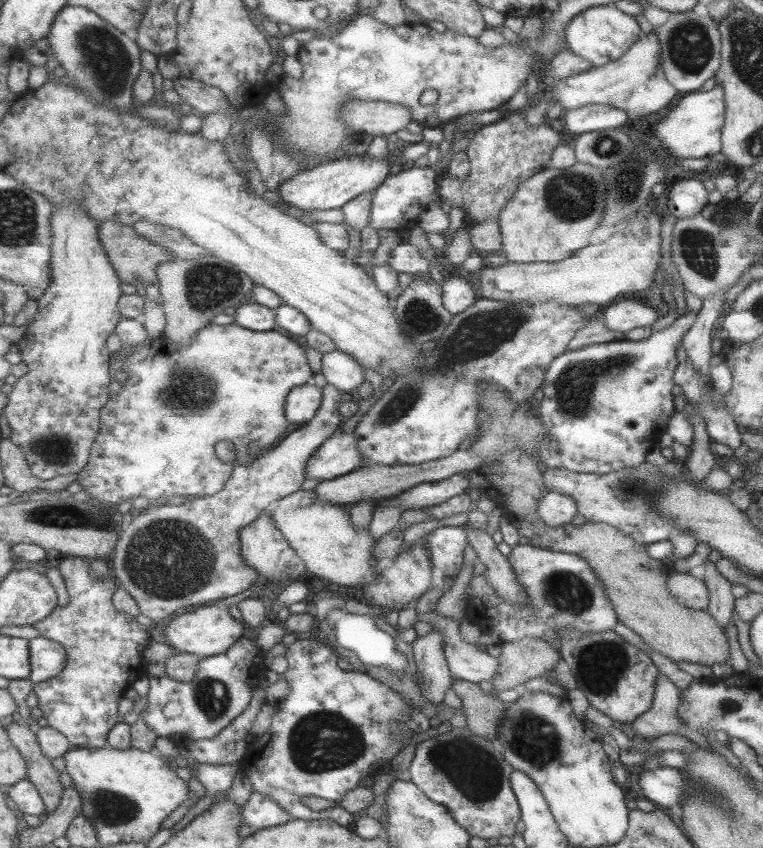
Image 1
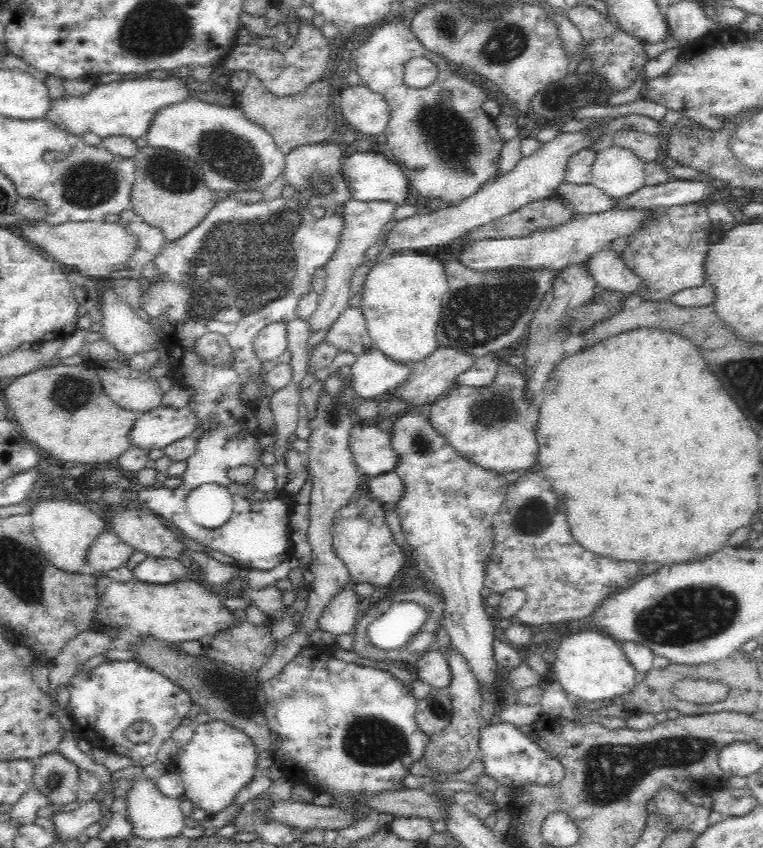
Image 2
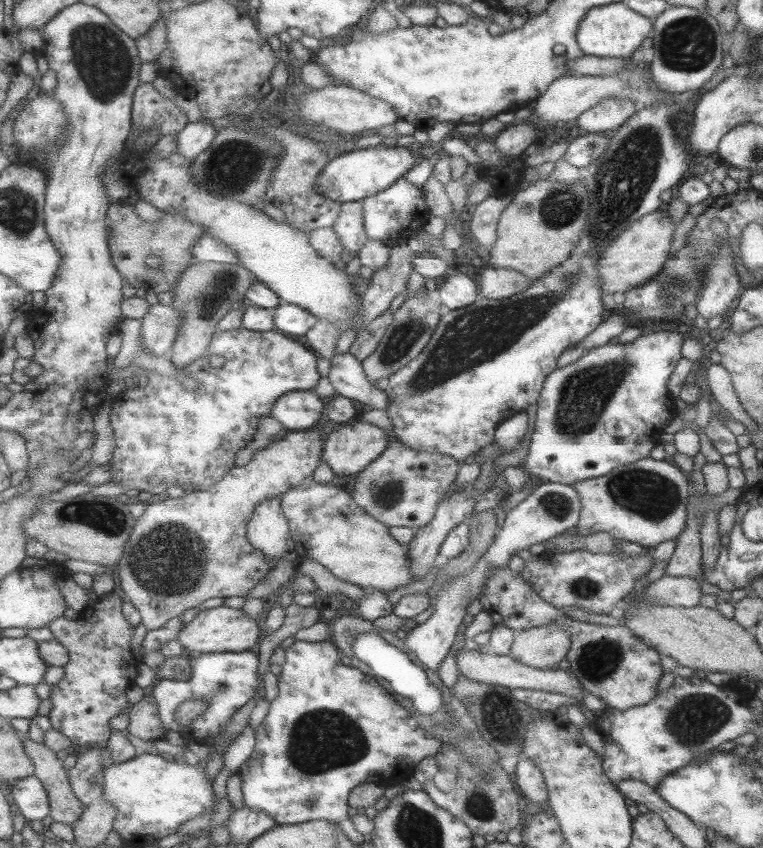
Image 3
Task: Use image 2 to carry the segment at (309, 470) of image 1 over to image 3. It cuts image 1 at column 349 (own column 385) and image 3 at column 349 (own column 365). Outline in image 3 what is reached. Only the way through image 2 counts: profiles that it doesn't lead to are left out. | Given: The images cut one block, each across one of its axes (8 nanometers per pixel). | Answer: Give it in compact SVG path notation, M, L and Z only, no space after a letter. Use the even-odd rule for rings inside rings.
M356 419L351 425L329 427L322 459L329 463L342 483L362 473L365 467L374 463L387 450L390 442L385 429Z

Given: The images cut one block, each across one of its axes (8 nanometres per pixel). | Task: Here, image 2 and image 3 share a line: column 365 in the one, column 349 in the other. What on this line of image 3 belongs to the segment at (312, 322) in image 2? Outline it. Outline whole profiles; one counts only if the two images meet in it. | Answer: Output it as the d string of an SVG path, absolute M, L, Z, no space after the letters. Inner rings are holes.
M351 201L342 203L342 209L333 228L339 234L345 250L351 251L352 258L359 258L359 251L370 239L365 230L365 206L363 201Z

